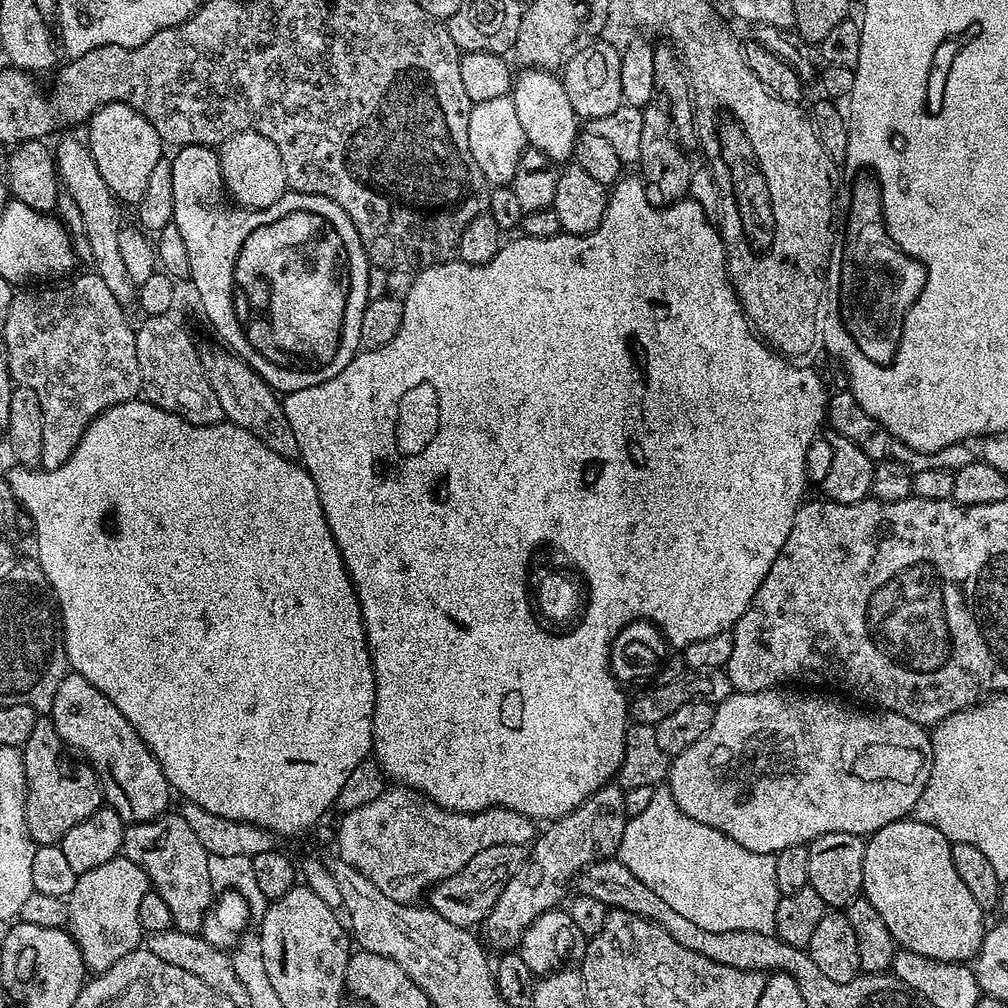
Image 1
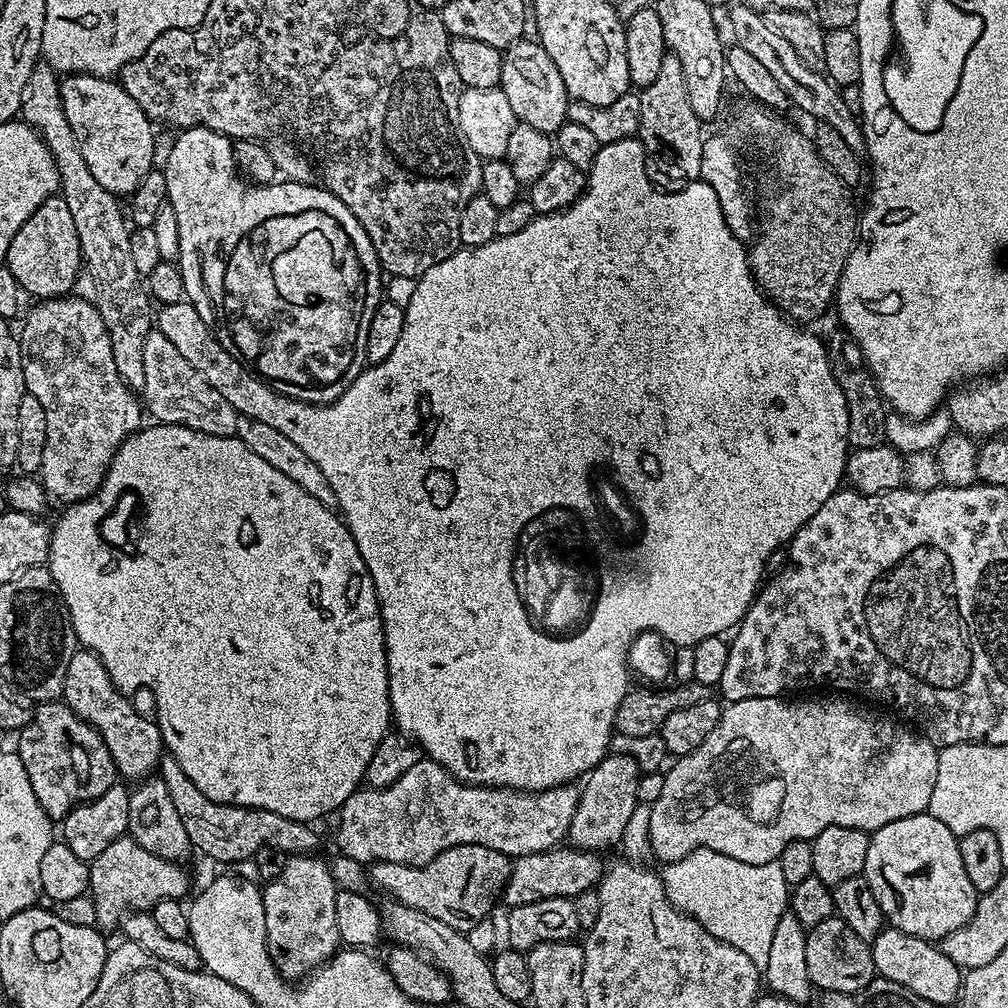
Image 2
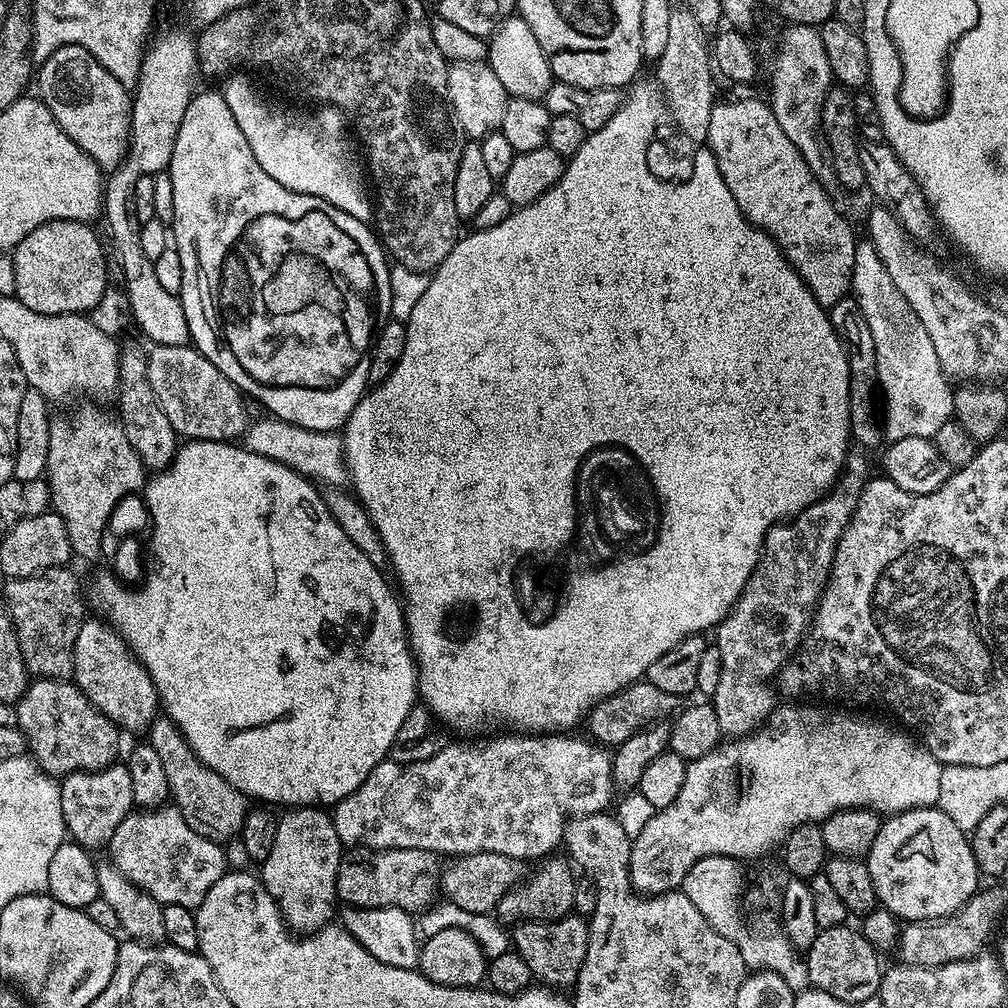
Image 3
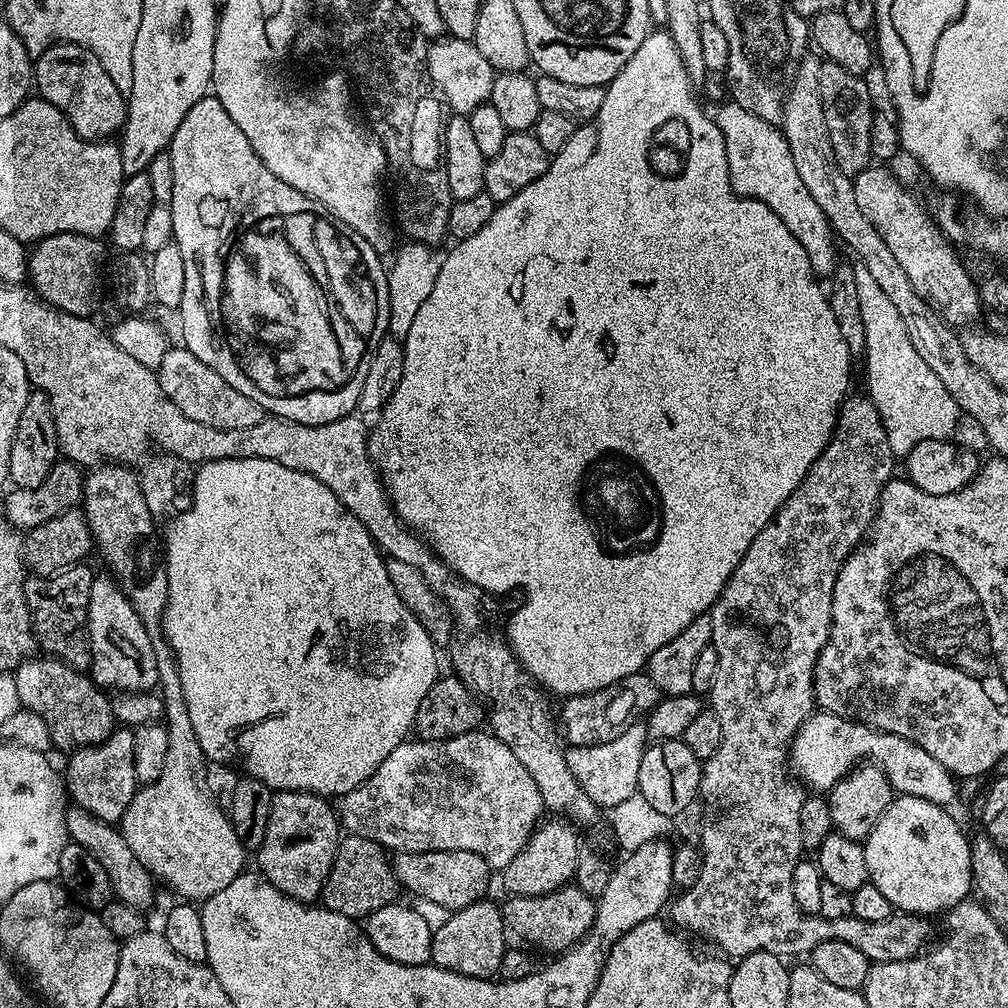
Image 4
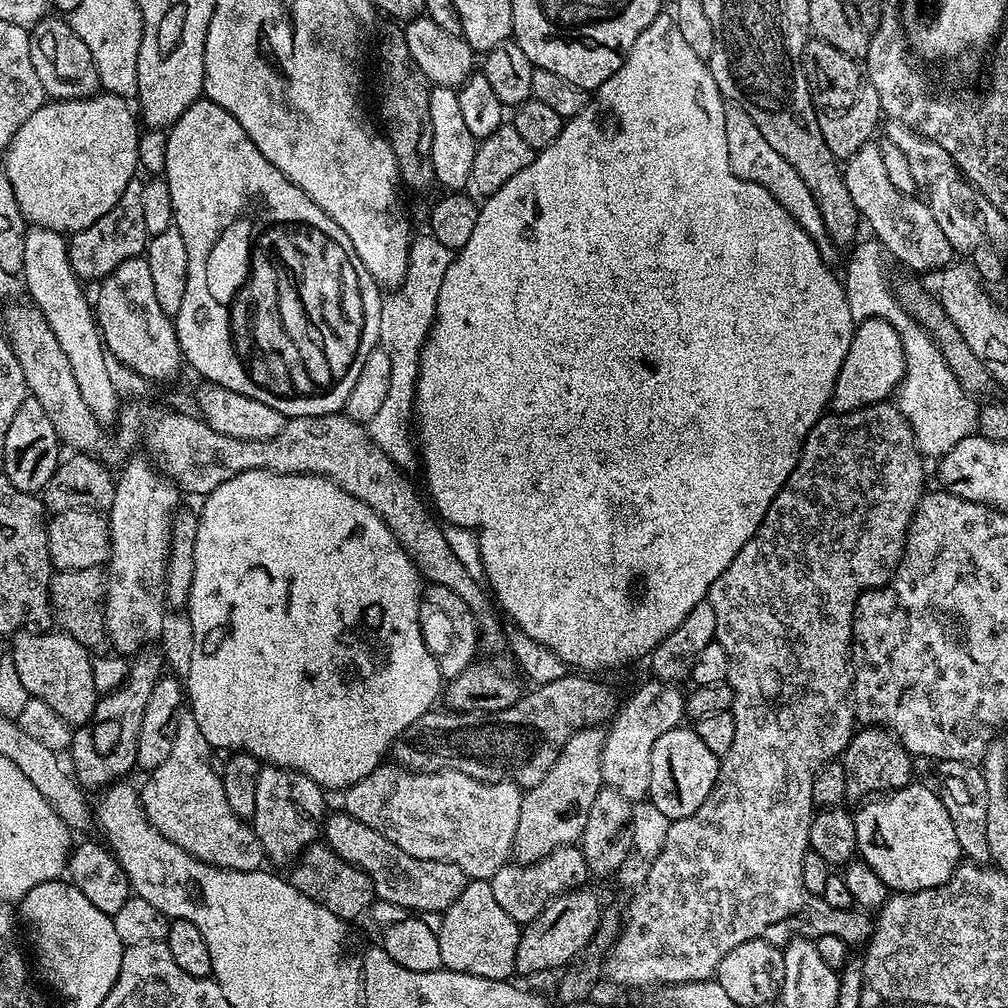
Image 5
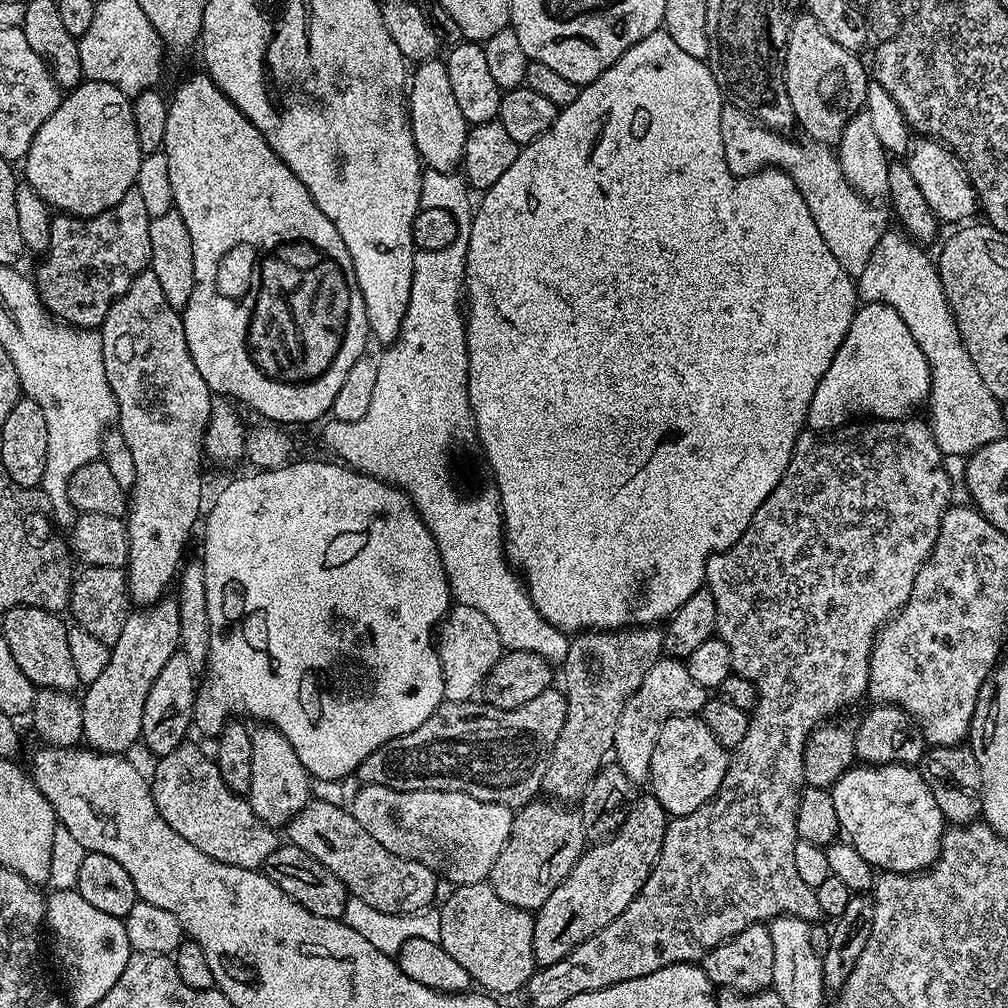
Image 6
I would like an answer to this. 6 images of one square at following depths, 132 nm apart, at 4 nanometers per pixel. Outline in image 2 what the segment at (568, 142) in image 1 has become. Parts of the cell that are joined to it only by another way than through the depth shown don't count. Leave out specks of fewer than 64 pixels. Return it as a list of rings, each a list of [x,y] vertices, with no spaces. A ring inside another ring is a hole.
[[[521,38],[515,44],[503,49],[504,61],[502,62],[502,78],[500,88],[510,101],[510,110],[514,110],[517,121],[526,126],[534,126],[534,130],[554,134],[568,119],[568,105],[570,97],[566,86],[562,82],[562,74],[558,74],[558,66],[550,62],[550,54],[535,39]]]

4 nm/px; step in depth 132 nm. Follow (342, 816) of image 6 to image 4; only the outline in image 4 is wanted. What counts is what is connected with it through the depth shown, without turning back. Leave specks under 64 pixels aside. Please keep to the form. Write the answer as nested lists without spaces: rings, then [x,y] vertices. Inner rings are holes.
[[[458,850],[457,852],[397,852],[394,856],[394,871],[399,887],[408,892],[413,892],[416,896],[421,896],[424,900],[429,900],[436,908],[448,908],[449,913],[462,910],[470,906],[476,900],[485,899],[488,888],[488,875],[490,869],[484,857]]]

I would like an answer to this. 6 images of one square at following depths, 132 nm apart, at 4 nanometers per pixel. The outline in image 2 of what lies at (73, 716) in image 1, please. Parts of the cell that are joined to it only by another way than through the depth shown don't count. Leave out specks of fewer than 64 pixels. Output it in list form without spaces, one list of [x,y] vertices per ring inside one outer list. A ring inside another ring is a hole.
[[[73,652],[70,666],[66,666],[62,700],[78,718],[82,718],[98,732],[102,742],[106,742],[106,750],[110,750],[110,758],[114,758],[116,771],[125,781],[147,780],[159,769],[160,757],[165,755],[166,749],[155,719],[148,717],[147,720],[128,701],[131,699],[116,689],[110,674],[106,674],[106,666],[102,666],[102,662],[92,652]]]

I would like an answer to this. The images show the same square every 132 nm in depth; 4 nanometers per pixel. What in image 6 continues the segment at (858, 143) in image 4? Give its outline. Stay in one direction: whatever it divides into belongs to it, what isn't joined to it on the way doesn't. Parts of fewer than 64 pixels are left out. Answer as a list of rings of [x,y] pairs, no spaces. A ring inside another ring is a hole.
[[[800,14],[792,21],[788,45],[784,48],[784,81],[796,124],[809,141],[835,145],[845,126],[865,107],[870,76],[860,58],[829,38],[814,17]]]

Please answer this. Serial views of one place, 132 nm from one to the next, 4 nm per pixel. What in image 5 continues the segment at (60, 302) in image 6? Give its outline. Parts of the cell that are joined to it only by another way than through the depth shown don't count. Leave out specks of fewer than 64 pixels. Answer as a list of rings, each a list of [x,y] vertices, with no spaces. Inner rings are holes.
[[[134,178],[126,186],[122,198],[118,198],[114,210],[102,214],[102,218],[98,218],[98,222],[71,233],[68,240],[68,257],[74,274],[79,276],[81,281],[99,282],[105,276],[110,275],[115,268],[122,266],[122,262],[135,260],[145,255],[150,237],[144,221],[143,189],[144,180]]]

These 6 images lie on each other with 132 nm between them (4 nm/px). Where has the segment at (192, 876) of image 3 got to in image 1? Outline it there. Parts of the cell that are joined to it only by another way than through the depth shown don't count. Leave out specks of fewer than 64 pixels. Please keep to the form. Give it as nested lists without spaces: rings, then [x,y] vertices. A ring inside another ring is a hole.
[[[123,854],[110,862],[102,862],[102,866],[94,866],[94,870],[77,875],[74,890],[66,897],[67,927],[89,973],[110,970],[118,958],[126,958],[126,954],[141,947],[142,929],[138,922],[138,909],[149,890],[148,876],[142,866],[134,866],[134,862],[127,860]]]

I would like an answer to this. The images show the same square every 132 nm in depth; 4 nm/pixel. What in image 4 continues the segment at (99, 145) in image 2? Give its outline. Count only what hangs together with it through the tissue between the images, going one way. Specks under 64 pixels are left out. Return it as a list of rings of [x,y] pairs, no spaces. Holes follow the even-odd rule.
[[[51,44],[42,55],[35,57],[34,88],[46,102],[62,110],[70,126],[84,140],[115,137],[128,116],[125,93],[120,92],[110,74],[102,70],[102,62],[77,44]]]

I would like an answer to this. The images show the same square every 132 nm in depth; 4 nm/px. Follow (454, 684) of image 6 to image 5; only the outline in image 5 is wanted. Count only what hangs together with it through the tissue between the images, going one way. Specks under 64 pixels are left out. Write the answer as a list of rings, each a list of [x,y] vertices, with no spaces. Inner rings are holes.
[[[429,583],[423,589],[420,598],[420,629],[426,642],[426,650],[430,650],[434,662],[438,662],[438,670],[445,681],[453,680],[458,674],[462,674],[477,659],[476,619],[470,606],[466,606],[466,602],[462,602],[462,598],[454,594],[454,590],[434,583]]]

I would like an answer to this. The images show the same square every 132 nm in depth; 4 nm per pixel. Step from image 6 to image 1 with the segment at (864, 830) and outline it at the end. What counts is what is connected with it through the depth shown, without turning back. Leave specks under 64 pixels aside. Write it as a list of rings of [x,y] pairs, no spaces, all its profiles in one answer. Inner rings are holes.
[[[914,818],[882,826],[882,830],[867,837],[864,846],[862,896],[870,902],[870,906],[874,906],[874,910],[878,910],[878,914],[882,914],[886,930],[890,930],[903,951],[922,954],[931,960],[968,962],[979,953],[980,943],[984,941],[986,912],[978,906],[978,902],[974,902],[962,878],[958,878],[958,870],[954,870],[952,845],[942,830],[934,830],[934,826],[926,826],[926,822],[918,822]]]

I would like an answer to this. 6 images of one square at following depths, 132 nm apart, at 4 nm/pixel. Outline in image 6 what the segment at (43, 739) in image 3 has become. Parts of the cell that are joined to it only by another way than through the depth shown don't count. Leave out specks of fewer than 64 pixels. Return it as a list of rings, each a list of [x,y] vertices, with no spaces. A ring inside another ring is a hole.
[[[18,606],[3,613],[2,636],[19,669],[37,689],[53,688],[75,693],[81,687],[81,682],[78,670],[74,670],[74,658],[70,658],[69,625],[63,624],[60,619],[57,613],[38,606]]]

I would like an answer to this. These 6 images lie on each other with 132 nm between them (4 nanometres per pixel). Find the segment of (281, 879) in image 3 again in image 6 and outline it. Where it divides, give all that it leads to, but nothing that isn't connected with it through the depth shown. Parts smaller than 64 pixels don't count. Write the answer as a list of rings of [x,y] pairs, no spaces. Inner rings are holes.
[[[263,722],[257,723],[255,727],[251,729],[254,775],[250,777],[250,790],[246,793],[246,799],[263,824],[280,830],[308,805],[309,800],[313,799],[311,779],[302,762],[298,762],[294,746],[286,742],[286,738],[277,728]]]

